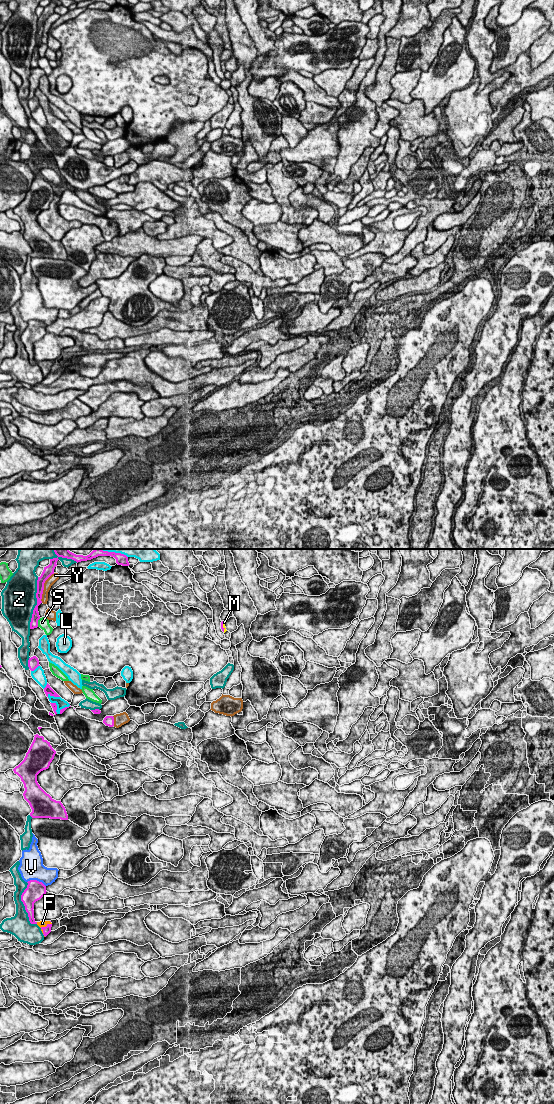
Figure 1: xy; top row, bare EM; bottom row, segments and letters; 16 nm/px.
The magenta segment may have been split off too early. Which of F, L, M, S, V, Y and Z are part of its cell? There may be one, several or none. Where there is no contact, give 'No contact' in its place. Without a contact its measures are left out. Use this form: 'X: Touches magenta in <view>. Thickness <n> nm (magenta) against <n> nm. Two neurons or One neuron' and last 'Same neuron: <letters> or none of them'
F: Touches magenta in xy. Thickness 130 nm (magenta) against 100 nm. One neuron
L: Touches magenta in xy. Thickness 130 nm (magenta) against 160 nm. Two neurons
M: Touches magenta in xy. Thickness 50 nm (magenta) against 50 nm. One neuron
S: Touches magenta in xy. Thickness 130 nm (magenta) against 180 nm. Two neurons
V: Touches magenta in xy. Thickness 300 nm (magenta) against 400 nm. Two neurons
Y: Touches magenta in xy. Thickness 160 nm (magenta) against 140 nm. Two neurons
Z: Touches magenta in xy. Thickness 130 nm (magenta) against 460 nm. Two neurons
Same neuron: F, M

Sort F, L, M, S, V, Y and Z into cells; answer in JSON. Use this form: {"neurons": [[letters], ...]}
{"neurons": [["F", "M"], ["L"], ["S"], ["V"], ["Y"], ["Z"]]}

